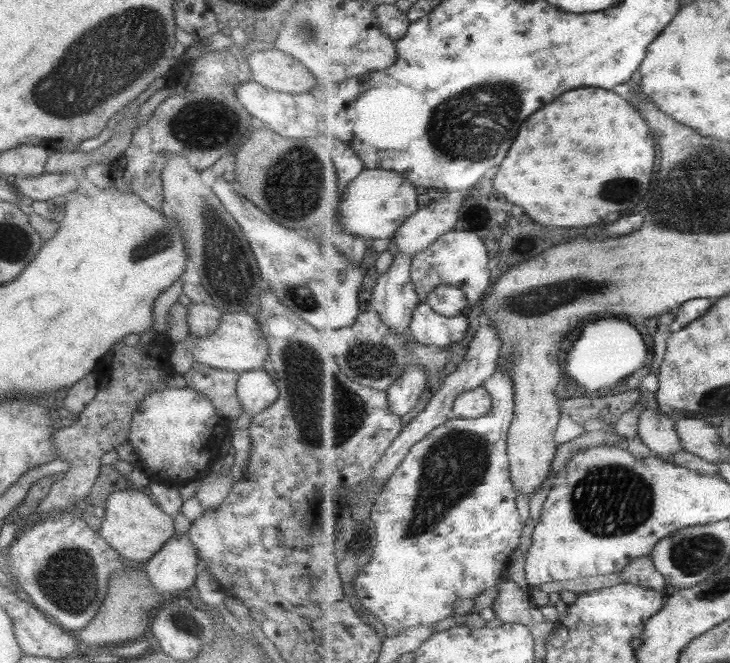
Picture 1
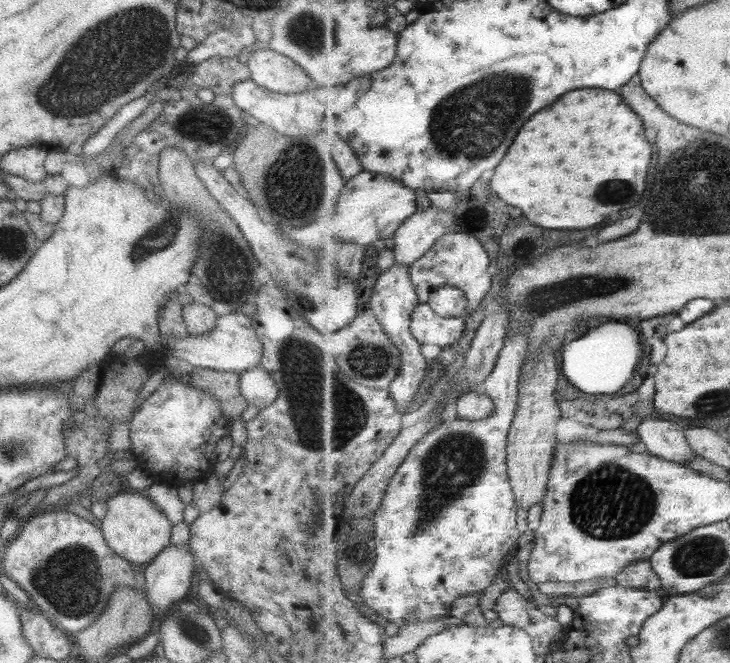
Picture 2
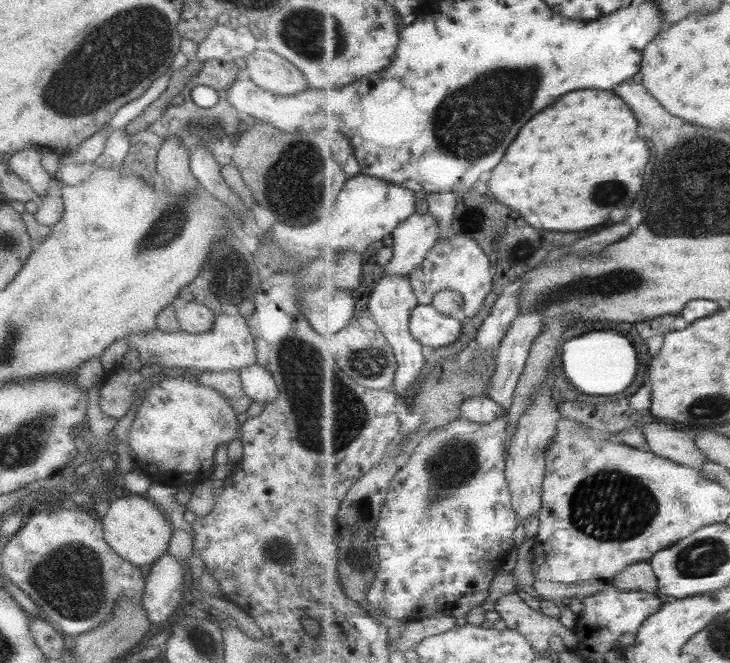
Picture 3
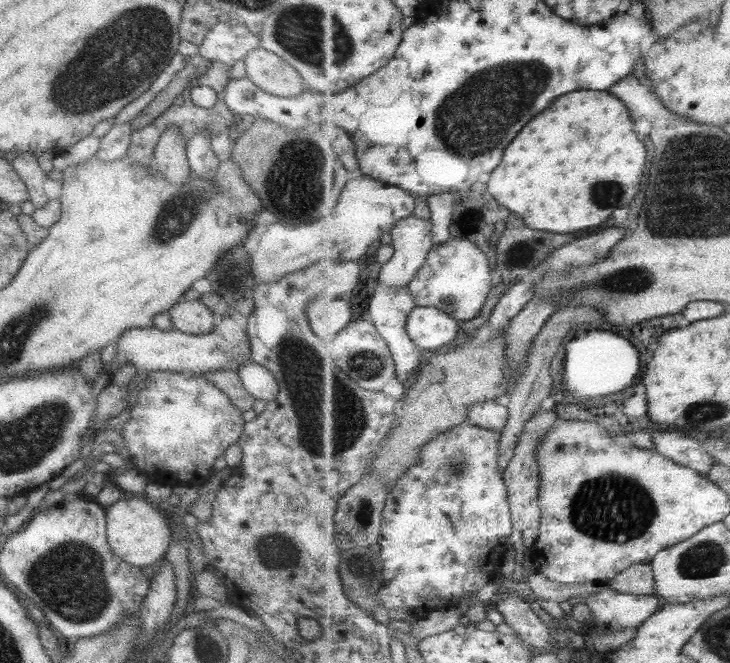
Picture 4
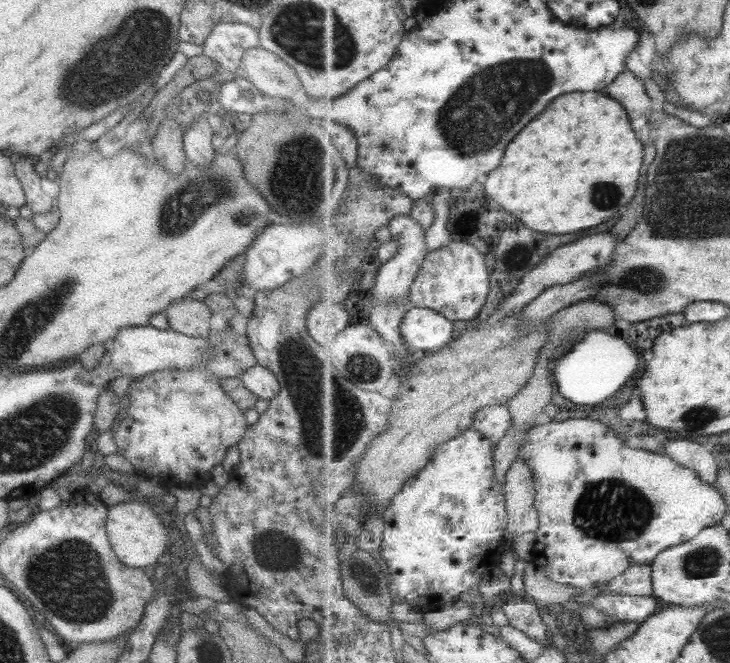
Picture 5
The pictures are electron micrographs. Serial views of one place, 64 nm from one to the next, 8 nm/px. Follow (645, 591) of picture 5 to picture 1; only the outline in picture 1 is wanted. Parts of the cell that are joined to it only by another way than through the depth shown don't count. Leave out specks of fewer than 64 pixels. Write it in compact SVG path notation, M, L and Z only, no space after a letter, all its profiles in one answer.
M649 555L634 558L622 572L625 583L655 589L664 594L671 592L666 576L657 570Z

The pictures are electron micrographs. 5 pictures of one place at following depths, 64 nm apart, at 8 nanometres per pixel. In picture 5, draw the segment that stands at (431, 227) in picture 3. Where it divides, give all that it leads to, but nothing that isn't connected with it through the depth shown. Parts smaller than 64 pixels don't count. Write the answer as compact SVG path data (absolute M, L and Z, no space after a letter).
M410 215L396 216L391 220L388 228L392 238L398 242L398 253L379 268L375 285L371 291L375 298L372 304L377 301L380 303L407 303L410 308L413 308L414 304L410 299L411 285L415 283L420 268L430 252L429 246L427 246L427 231L422 224L419 224L419 221Z

